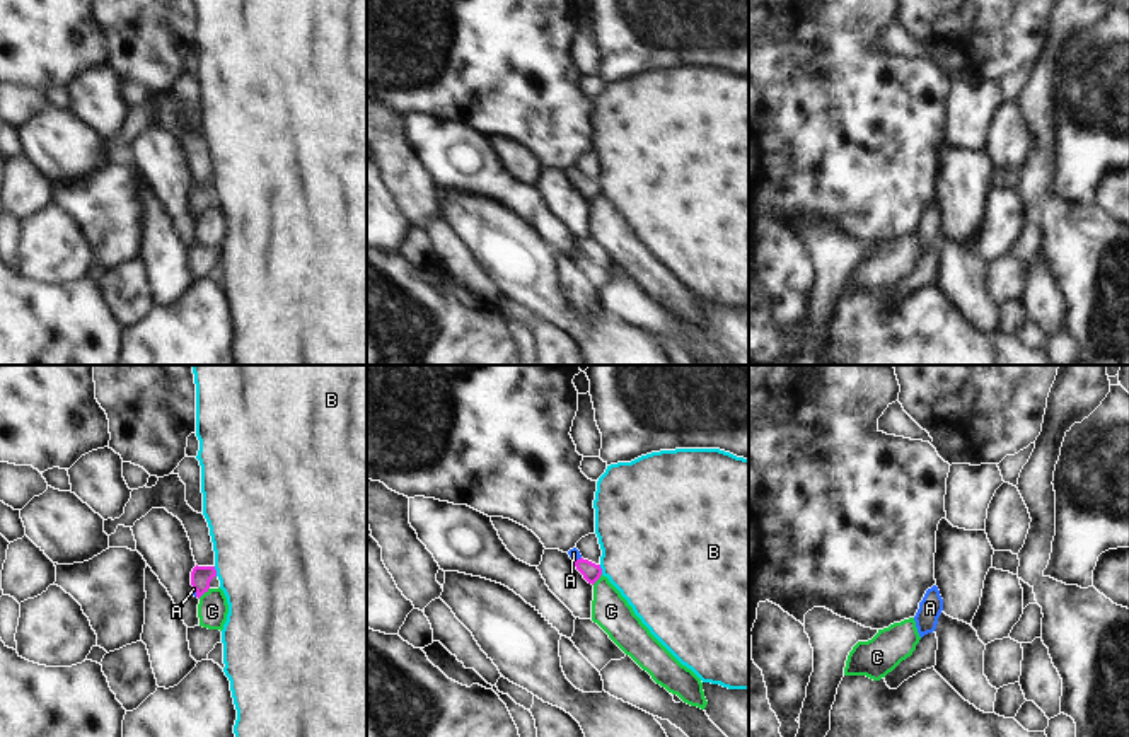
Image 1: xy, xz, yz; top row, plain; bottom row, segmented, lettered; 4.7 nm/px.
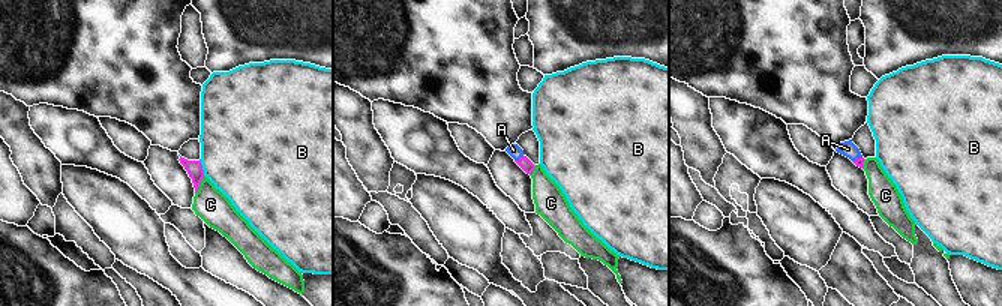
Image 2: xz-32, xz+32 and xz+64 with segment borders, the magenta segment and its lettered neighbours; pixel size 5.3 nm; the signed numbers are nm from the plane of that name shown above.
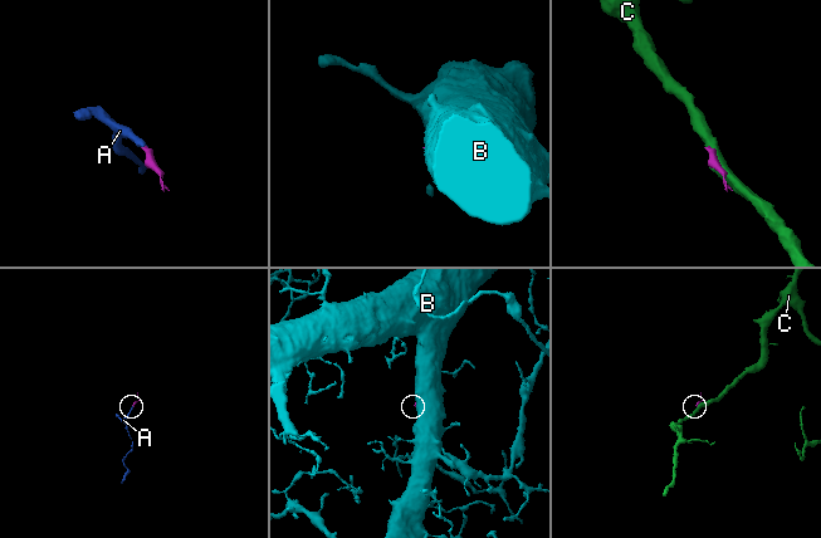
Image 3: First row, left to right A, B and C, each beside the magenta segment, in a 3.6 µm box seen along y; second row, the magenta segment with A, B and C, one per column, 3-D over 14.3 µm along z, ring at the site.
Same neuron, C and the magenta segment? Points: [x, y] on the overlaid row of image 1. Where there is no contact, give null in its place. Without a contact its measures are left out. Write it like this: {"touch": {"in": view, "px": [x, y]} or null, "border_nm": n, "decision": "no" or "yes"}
{"touch": {"in": "xy", "px": [203, 592]}, "border_nm": 80, "decision": "no"}

